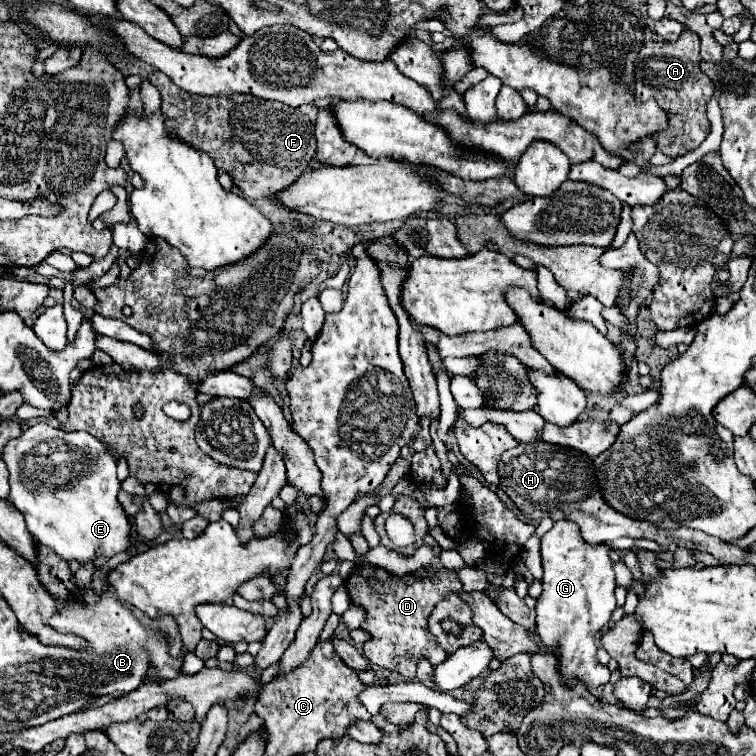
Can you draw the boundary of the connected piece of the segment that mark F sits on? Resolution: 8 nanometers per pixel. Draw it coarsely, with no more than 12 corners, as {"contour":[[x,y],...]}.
{"contour":[[160,74],[166,130],[244,198],[314,160],[318,108],[194,96]]}

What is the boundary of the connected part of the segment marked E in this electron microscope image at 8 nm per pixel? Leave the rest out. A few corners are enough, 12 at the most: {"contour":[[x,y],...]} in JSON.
{"contour":[[38,422],[6,444],[40,544],[102,570],[130,550],[116,460]]}

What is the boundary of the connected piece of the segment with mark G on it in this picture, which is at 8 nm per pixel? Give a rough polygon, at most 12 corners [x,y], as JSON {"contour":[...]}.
{"contour":[[542,536],[536,632],[562,676],[600,686],[594,634],[616,608],[608,544]]}

